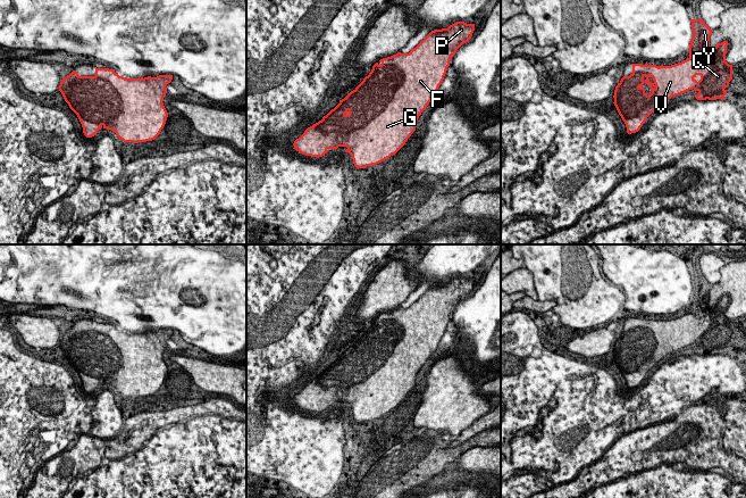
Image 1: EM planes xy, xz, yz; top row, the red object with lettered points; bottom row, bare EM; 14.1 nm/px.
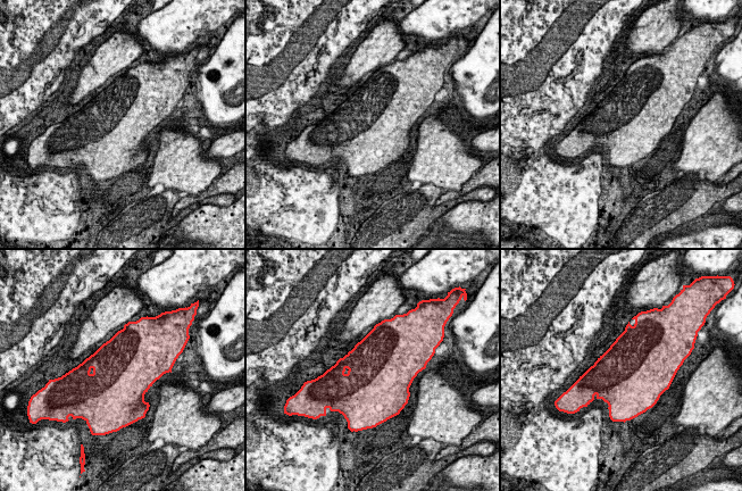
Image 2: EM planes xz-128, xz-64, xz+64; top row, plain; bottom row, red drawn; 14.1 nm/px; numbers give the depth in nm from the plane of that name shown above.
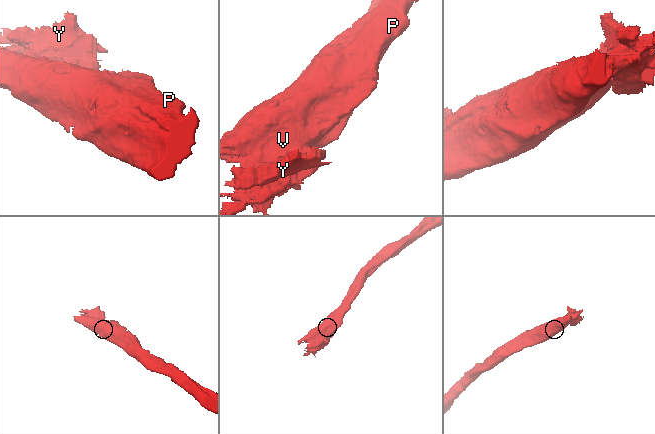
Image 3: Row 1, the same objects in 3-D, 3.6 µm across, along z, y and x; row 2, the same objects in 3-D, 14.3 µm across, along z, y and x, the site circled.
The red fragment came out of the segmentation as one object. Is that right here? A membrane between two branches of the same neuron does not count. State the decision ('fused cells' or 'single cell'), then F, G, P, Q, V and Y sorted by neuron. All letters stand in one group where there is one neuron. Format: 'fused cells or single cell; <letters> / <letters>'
single cell; F G P Q V Y

